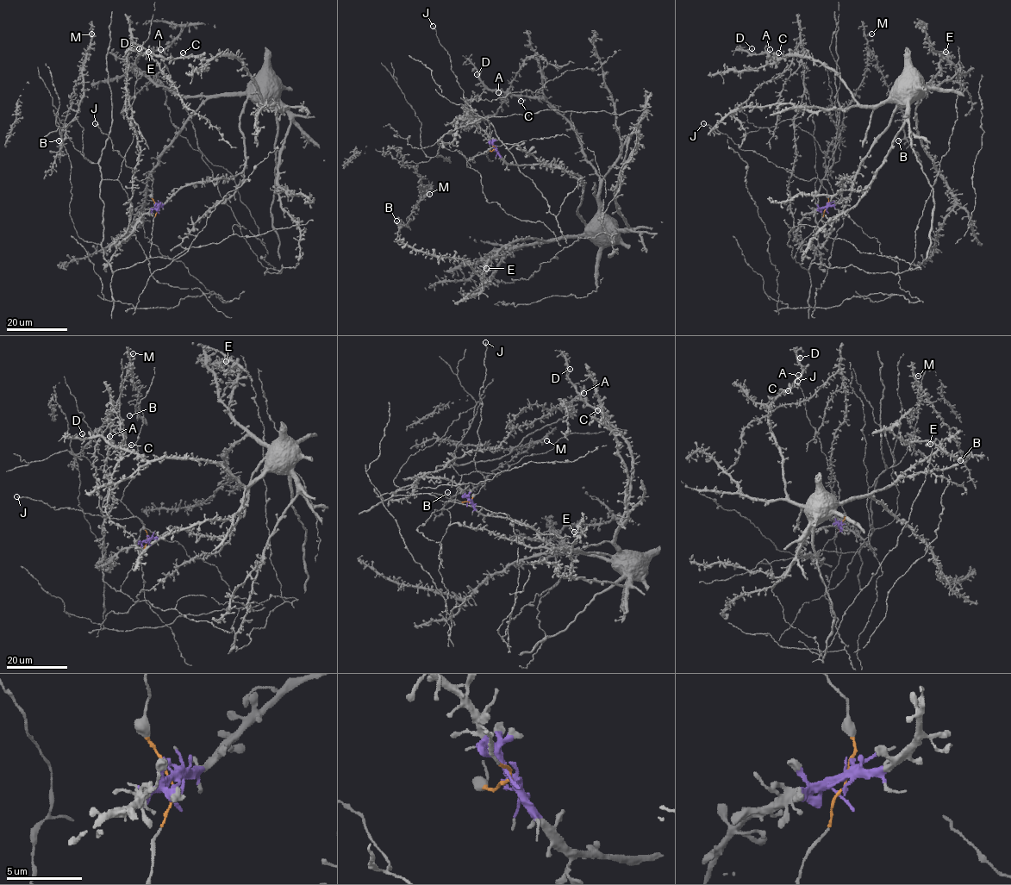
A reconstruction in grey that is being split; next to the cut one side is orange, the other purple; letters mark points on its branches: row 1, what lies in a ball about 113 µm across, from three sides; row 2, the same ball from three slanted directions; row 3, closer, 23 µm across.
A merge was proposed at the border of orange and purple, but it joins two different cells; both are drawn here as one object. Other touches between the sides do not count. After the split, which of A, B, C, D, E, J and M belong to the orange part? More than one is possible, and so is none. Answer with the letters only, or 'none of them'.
B, J, M

